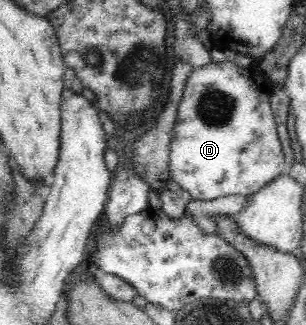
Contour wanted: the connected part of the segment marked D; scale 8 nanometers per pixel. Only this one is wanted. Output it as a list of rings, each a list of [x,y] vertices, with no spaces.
[[[213,59],[208,61],[204,68],[198,68],[188,76],[186,84],[180,99],[175,123],[171,132],[171,144],[168,159],[169,176],[183,188],[192,199],[196,200],[212,200],[222,196],[242,195],[246,197],[252,196],[258,192],[260,188],[264,188],[270,184],[276,176],[280,176],[286,172],[286,164],[284,163],[284,152],[282,151],[282,142],[279,141],[278,133],[276,132],[276,123],[274,122],[274,112],[272,111],[271,98],[275,95],[273,84],[267,80],[266,76],[259,69],[246,69],[239,67],[236,63],[230,61],[214,62]]]

